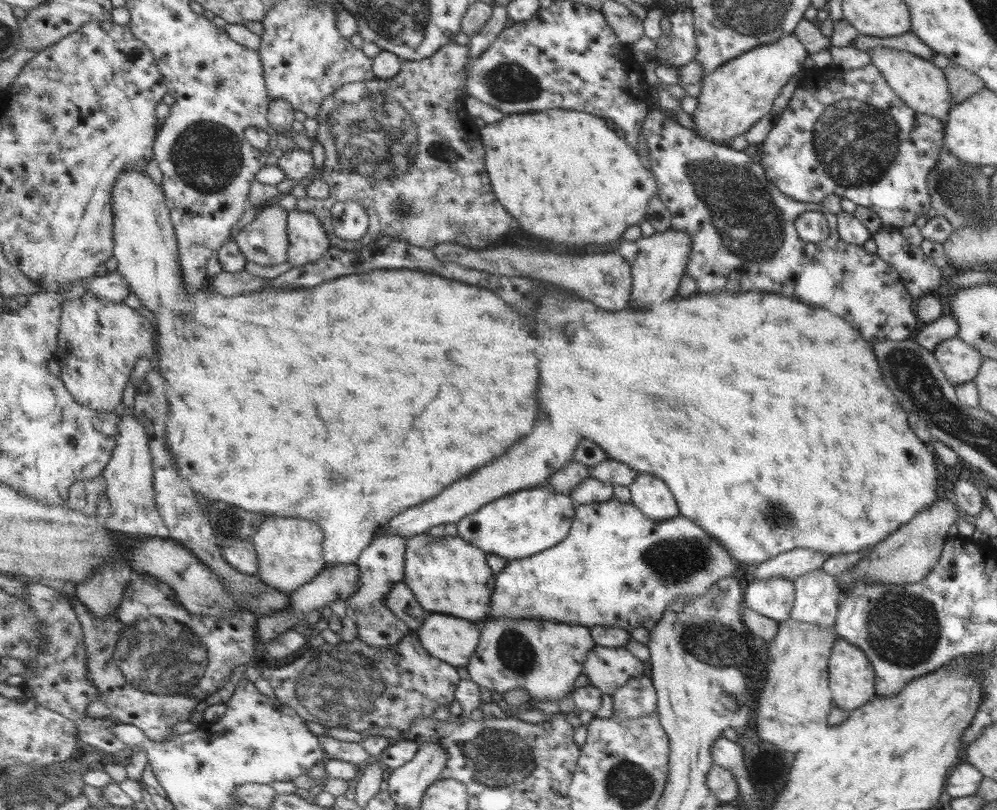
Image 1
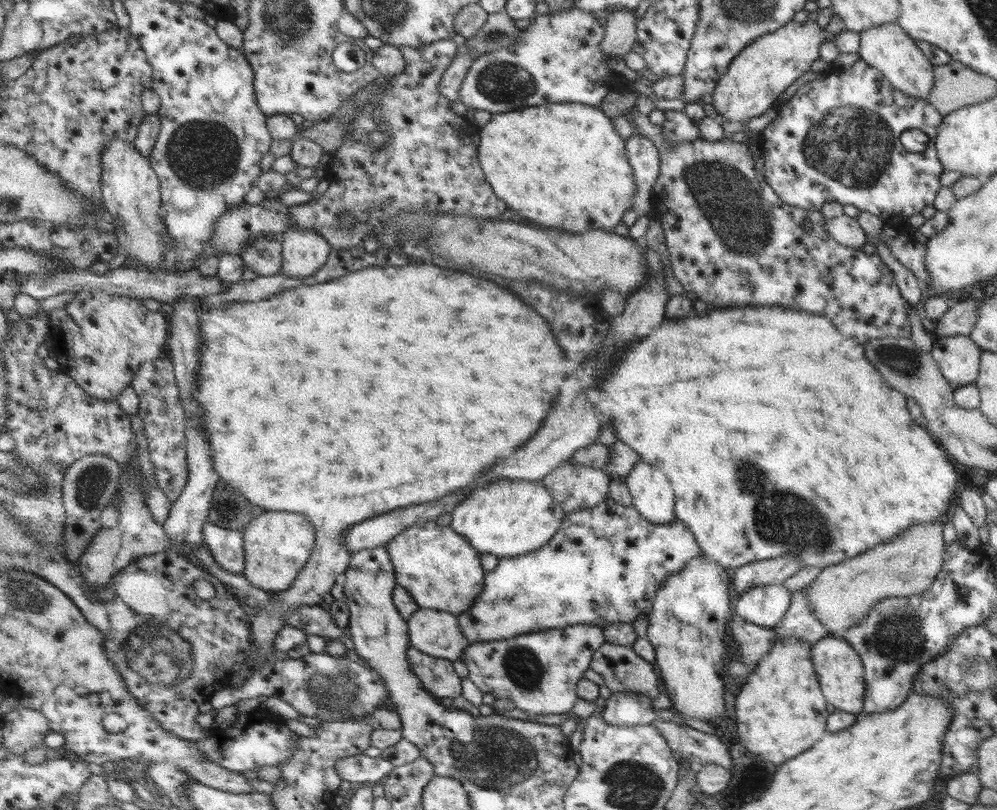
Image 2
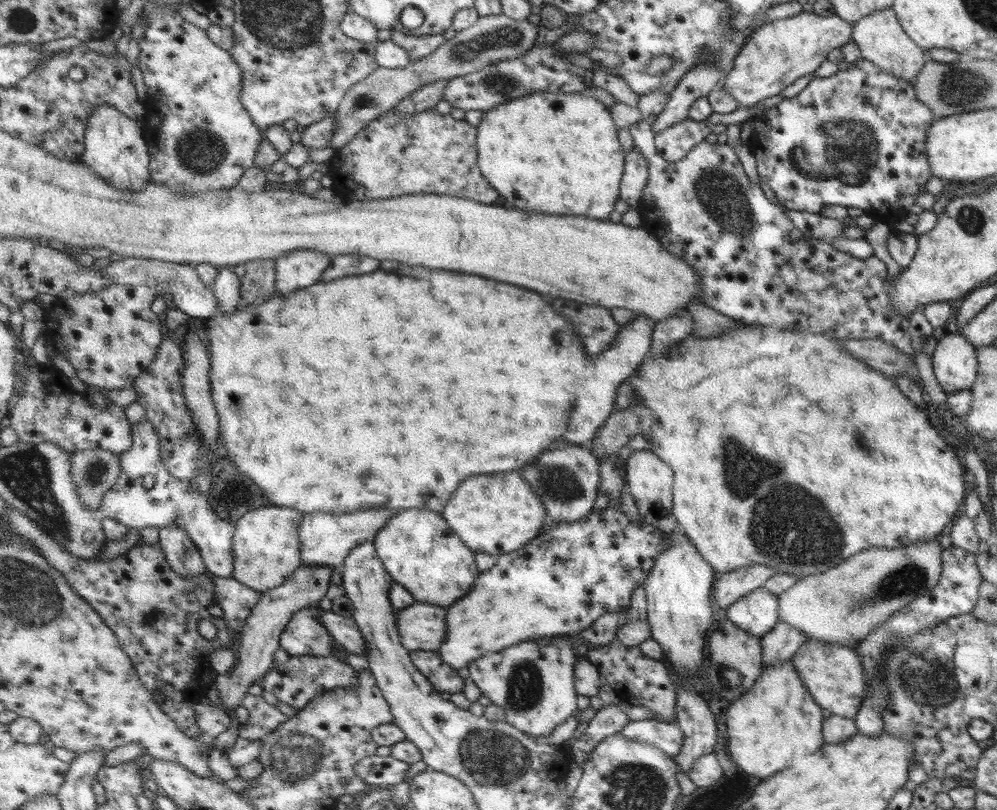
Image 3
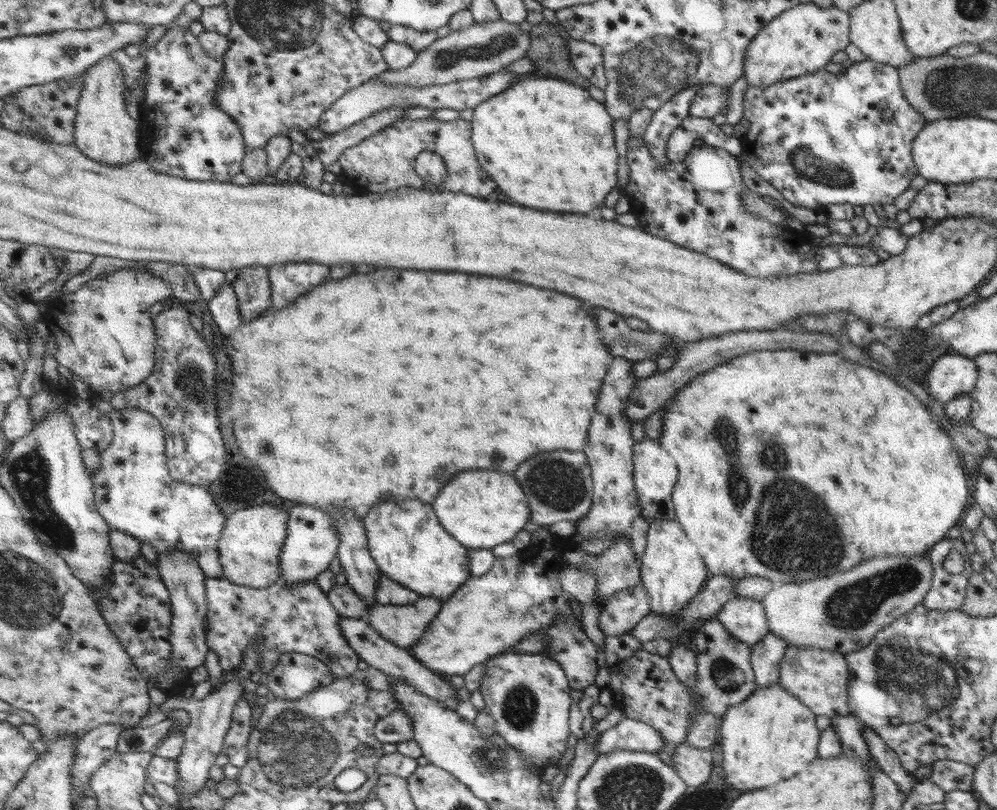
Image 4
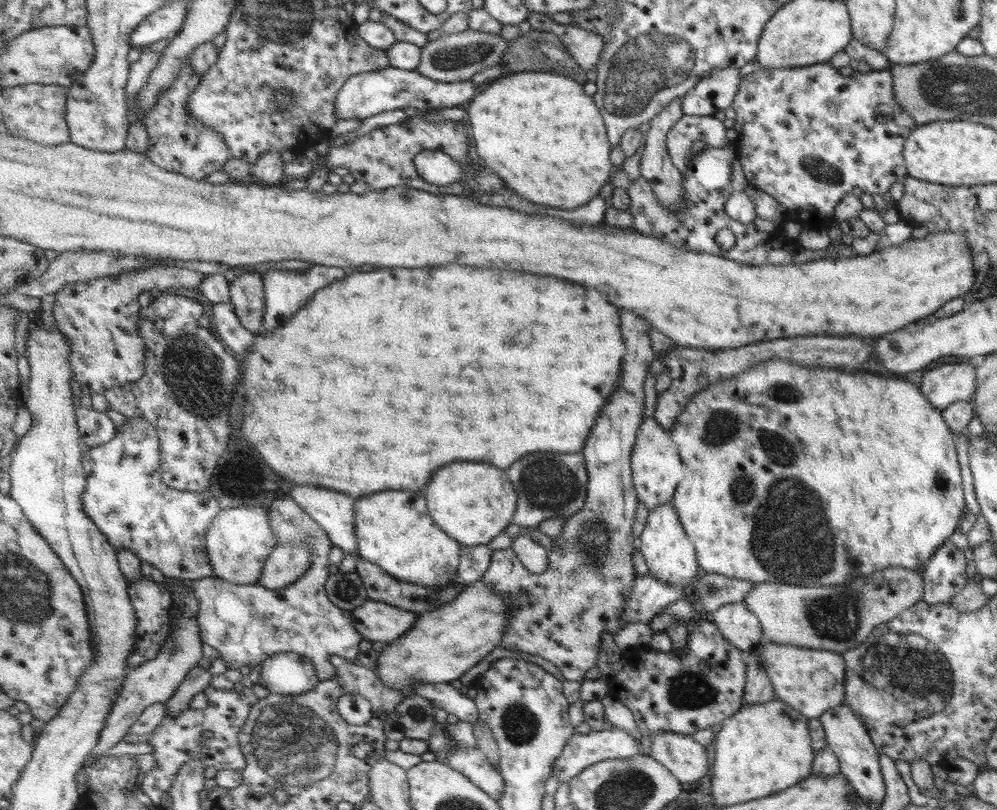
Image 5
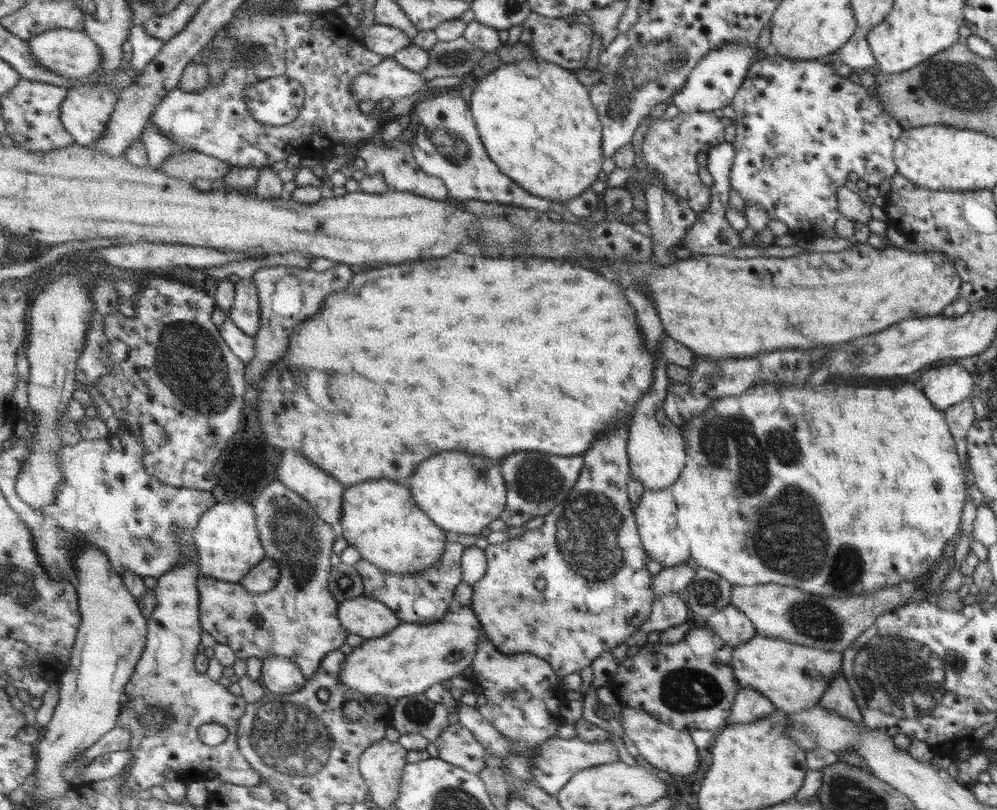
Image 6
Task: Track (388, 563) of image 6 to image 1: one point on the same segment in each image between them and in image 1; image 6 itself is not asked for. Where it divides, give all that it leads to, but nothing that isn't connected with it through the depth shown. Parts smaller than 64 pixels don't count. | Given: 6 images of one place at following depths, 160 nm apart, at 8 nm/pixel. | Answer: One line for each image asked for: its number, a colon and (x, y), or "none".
1: (449, 575)
2: (442, 570)
3: (421, 551)
4: (410, 545)
5: (395, 530)

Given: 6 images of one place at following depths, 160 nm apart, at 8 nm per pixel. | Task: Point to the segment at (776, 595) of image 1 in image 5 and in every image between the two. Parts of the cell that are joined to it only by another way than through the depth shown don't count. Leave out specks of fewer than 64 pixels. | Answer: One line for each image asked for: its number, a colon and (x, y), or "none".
2: (764, 605)
3: (756, 612)
4: (745, 619)
5: (736, 623)

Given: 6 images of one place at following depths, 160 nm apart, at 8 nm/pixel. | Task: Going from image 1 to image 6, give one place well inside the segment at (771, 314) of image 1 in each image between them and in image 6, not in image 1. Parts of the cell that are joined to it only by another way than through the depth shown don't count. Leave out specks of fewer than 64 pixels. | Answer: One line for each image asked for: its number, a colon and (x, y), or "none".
2: (779, 436)
3: (874, 471)
4: (848, 490)
5: (881, 487)
6: (778, 488)

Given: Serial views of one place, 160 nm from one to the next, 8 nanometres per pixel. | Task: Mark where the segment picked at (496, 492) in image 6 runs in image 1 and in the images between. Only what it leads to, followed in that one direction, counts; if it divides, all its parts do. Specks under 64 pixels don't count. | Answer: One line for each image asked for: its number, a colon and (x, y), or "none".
1: (525, 523)
2: (508, 518)
3: (497, 513)
4: (482, 508)
5: (474, 502)

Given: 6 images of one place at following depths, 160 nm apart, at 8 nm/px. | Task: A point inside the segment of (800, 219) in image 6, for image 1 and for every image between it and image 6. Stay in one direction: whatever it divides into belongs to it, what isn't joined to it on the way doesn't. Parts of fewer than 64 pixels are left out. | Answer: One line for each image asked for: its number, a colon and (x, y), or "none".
1: (847, 133)
2: (869, 169)
3: (873, 157)
4: (820, 138)
5: (809, 135)

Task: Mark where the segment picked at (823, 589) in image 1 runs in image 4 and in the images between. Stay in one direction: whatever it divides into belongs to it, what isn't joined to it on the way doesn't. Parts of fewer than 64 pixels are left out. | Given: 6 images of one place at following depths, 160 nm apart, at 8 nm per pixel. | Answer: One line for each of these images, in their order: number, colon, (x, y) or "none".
2: (798, 622)
3: (779, 644)
4: (765, 656)

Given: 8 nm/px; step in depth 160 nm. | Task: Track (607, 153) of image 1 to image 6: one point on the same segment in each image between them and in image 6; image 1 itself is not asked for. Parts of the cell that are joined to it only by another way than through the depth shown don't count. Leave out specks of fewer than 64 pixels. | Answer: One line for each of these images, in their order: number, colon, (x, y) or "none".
2: (563, 165)
3: (554, 153)
4: (522, 136)
5: (539, 131)
6: (538, 122)

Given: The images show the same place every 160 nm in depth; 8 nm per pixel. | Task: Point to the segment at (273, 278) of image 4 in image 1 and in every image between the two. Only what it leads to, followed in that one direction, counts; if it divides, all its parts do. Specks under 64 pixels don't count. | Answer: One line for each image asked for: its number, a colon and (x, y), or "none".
1: (309, 242)
2: (304, 251)
3: (298, 269)

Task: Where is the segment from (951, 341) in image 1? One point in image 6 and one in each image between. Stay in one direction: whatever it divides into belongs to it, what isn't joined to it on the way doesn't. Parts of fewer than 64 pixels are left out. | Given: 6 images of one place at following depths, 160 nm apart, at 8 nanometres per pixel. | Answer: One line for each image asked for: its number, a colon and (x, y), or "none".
2: (957, 357)
3: (953, 361)
4: (951, 375)
5: (951, 382)
6: (943, 386)

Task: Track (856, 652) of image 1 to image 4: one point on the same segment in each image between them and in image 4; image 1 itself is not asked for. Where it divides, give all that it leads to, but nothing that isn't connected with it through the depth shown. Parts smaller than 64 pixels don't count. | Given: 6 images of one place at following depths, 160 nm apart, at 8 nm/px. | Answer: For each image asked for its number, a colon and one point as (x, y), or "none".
2: (839, 672)
3: (832, 674)
4: (817, 678)

